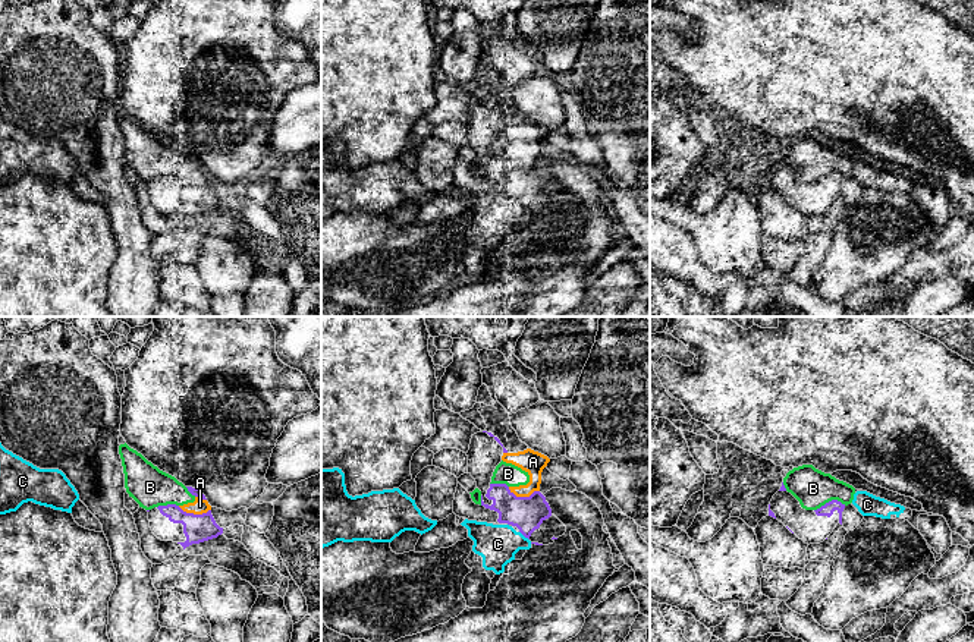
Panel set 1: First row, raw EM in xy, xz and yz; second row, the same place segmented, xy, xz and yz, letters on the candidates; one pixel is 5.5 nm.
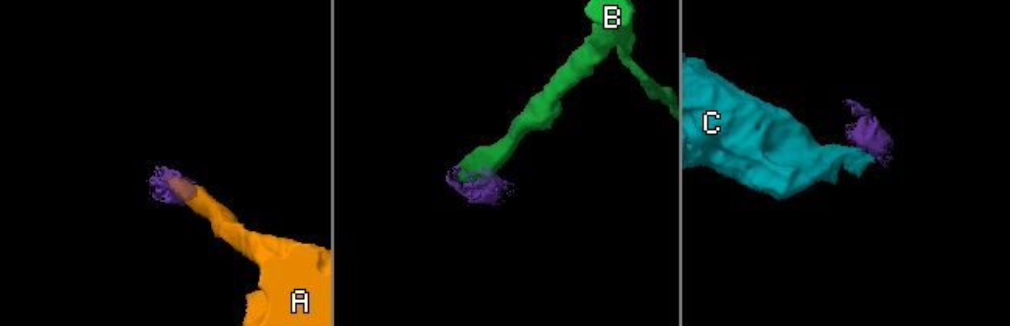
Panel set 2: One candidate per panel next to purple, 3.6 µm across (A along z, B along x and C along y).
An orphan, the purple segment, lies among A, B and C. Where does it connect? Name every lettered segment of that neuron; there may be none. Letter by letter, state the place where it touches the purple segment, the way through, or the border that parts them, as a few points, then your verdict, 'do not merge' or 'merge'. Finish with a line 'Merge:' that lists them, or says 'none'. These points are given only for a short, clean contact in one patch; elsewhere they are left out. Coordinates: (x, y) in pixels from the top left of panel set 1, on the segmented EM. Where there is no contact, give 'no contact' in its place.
A: meets purple in xz at (524, 497); do not merge
B: meets purple in yz at (829, 502); do not merge
C: meets purple in xz at (524, 535); do not merge
Merge: none

